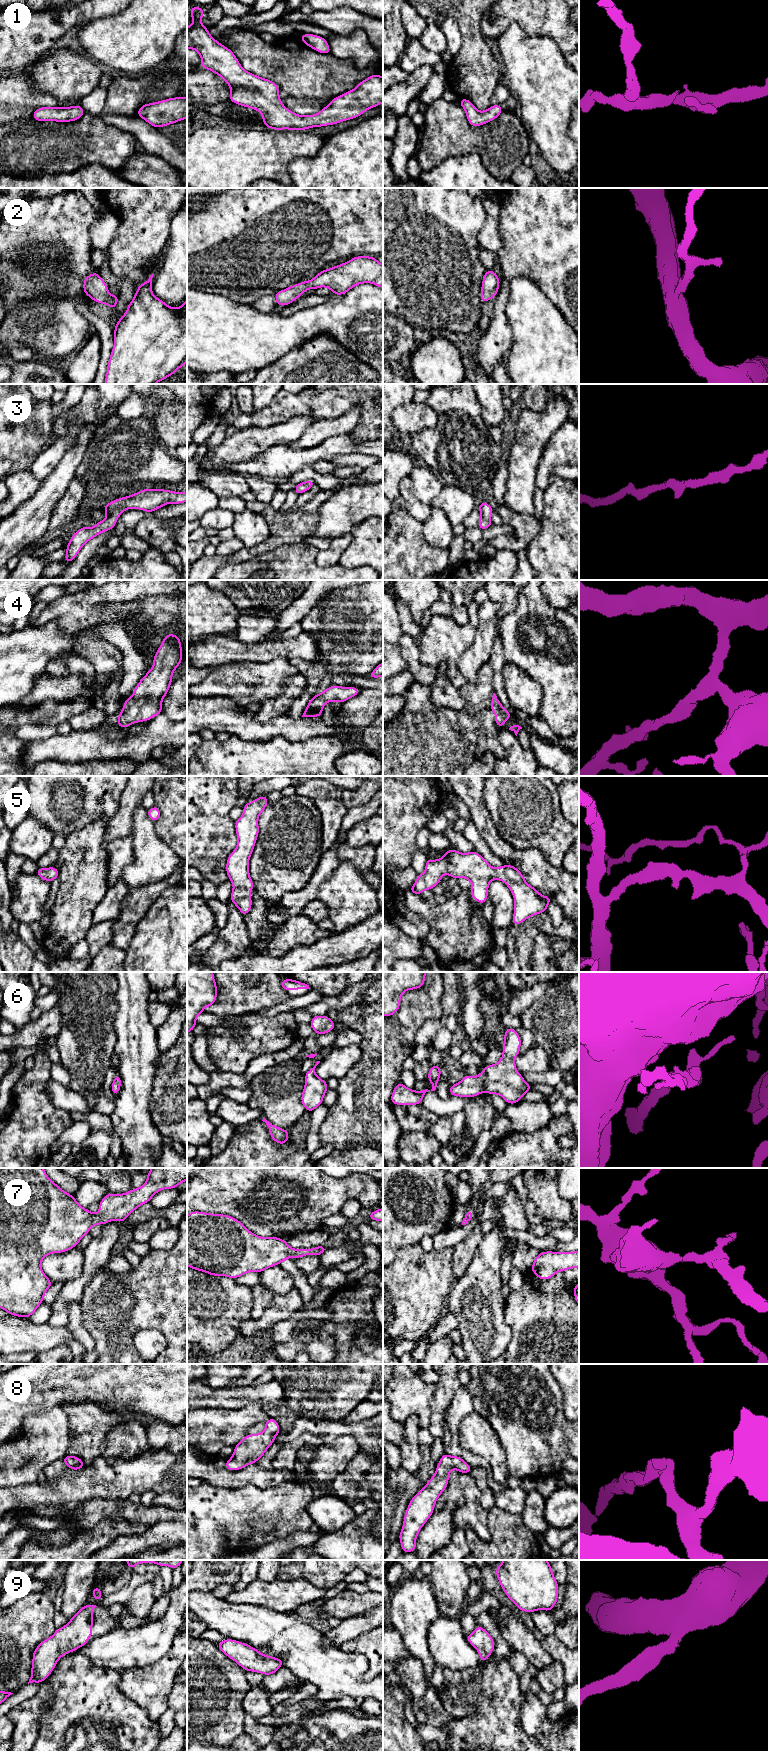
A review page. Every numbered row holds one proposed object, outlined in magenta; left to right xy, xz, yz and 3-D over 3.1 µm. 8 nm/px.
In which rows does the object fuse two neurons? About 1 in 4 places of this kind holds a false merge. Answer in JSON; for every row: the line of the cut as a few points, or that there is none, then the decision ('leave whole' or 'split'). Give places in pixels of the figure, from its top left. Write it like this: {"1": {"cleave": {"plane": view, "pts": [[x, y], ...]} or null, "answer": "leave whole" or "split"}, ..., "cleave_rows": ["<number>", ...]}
{"1": {"cleave": null, "answer": "leave whole"}, "2": {"cleave": null, "answer": "leave whole"}, "3": {"cleave": null, "answer": "leave whole"}, "4": {"cleave": null, "answer": "leave whole"}, "5": {"cleave": null, "answer": "leave whole"}, "6": {"cleave": null, "answer": "leave whole"}, "7": {"cleave": null, "answer": "leave whole"}, "8": {"cleave": null, "answer": "leave whole"}, "9": {"cleave": null, "answer": "leave whole"}, "cleave_rows": []}

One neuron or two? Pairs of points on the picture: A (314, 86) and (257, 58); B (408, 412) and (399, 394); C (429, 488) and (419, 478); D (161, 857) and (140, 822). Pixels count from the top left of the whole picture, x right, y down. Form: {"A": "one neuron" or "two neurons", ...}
{"A": "one neuron", "B": "two neurons", "C": "one neuron", "D": "one neuron"}

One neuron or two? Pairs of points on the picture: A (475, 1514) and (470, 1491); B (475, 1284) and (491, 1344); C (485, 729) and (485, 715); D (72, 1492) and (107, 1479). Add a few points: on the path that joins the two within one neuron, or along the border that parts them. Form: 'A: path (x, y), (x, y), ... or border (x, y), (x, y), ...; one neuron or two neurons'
A: path (472, 1508), (472, 1497); one neuron
B: path (477, 1299), (483, 1329); one neuron
C: path (485, 726), (485, 718); one neuron
D: path (81, 1483), (84, 1480), (98, 1480); one neuron

